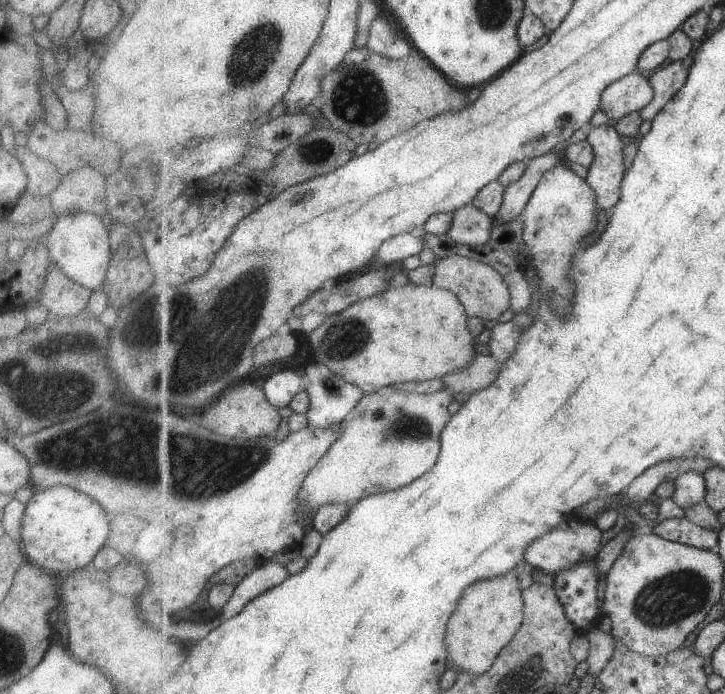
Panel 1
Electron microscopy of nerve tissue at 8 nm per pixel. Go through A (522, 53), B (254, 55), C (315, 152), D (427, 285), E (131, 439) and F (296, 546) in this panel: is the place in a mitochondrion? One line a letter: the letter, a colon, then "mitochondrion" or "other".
A: other
B: mitochondrion
C: mitochondrion
D: other
E: mitochondrion
F: other

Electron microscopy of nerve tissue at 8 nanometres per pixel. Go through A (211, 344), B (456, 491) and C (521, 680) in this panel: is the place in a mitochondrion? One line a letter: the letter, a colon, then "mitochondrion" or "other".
A: mitochondrion
B: other
C: mitochondrion

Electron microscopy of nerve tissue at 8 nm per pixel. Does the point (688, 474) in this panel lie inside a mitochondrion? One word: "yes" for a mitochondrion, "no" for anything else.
no

